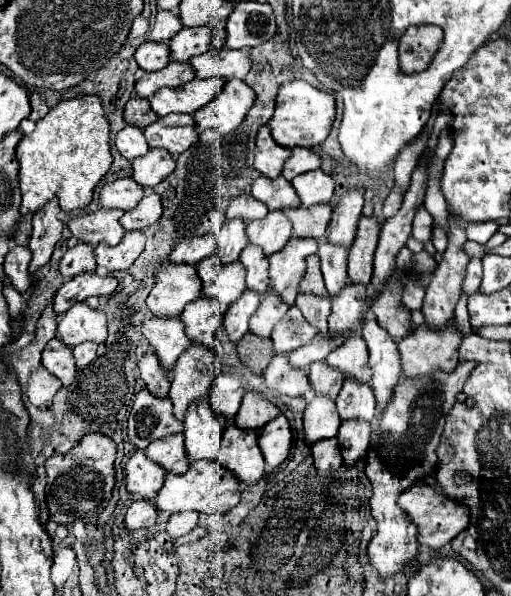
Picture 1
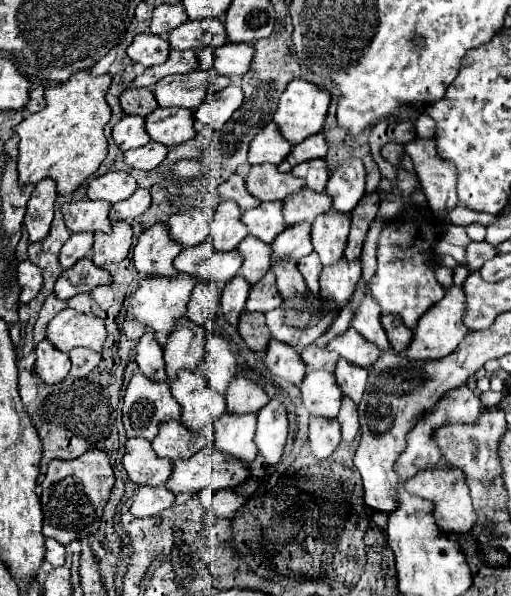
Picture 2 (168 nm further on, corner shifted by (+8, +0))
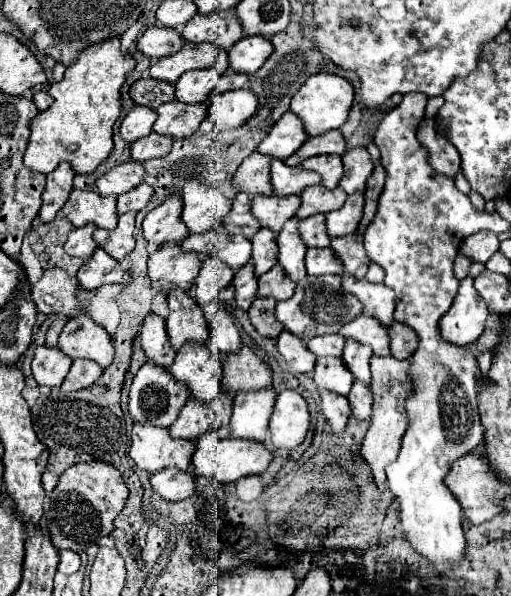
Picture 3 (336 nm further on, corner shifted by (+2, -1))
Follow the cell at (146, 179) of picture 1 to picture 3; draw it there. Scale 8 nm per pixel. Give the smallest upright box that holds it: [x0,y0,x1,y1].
[131,131,171,161]

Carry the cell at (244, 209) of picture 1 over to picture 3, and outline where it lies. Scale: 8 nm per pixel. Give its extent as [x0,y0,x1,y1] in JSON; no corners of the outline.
[233,153,273,197]

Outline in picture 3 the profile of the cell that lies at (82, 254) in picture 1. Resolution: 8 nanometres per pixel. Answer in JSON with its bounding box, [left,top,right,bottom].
[65,223,95,259]

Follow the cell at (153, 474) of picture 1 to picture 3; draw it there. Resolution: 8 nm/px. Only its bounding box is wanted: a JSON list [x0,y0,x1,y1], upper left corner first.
[131,423,195,473]

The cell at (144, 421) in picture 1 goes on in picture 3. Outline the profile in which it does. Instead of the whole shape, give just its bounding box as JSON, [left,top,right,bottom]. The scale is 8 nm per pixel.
[129,361,189,427]

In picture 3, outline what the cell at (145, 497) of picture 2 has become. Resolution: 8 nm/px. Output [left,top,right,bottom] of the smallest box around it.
[151,467,195,501]

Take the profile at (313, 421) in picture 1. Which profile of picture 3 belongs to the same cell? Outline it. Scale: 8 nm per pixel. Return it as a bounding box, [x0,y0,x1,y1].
[313,357,353,395]

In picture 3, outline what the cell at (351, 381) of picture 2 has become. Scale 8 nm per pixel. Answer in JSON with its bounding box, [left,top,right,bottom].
[343,341,371,383]

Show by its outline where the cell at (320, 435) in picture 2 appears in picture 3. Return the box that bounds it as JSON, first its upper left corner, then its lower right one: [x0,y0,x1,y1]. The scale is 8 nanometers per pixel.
[321,389,351,433]

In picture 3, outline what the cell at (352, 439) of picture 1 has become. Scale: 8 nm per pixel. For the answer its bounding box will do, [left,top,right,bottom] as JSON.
[347,381,371,419]

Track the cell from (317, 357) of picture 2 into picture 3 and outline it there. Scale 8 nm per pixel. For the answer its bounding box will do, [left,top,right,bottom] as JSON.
[307,335,345,357]

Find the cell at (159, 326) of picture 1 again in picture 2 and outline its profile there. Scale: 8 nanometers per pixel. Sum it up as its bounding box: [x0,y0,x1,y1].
[131,274,197,344]

